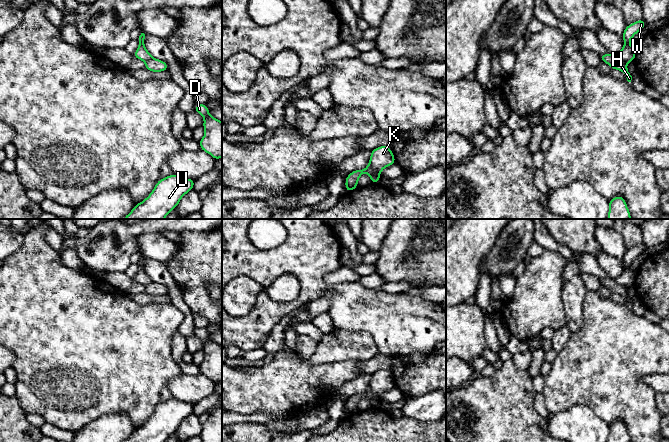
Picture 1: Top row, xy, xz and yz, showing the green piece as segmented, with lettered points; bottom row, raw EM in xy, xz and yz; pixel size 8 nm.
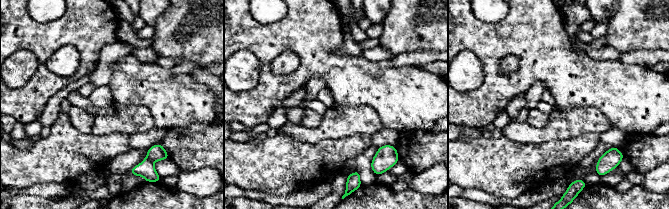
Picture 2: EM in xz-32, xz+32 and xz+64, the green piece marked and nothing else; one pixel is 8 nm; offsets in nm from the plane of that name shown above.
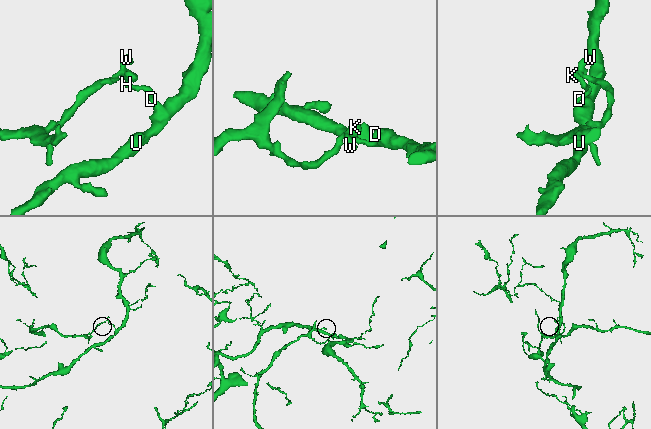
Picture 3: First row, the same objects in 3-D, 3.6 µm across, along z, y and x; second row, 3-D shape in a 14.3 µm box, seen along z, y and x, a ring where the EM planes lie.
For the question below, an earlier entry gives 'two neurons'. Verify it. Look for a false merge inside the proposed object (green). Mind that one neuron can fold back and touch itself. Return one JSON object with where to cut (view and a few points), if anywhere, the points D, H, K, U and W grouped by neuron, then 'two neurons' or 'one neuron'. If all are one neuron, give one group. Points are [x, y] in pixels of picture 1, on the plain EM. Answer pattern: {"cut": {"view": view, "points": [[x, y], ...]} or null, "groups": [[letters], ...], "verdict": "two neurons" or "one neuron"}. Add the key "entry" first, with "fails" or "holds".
{"entry": "holds", "cut": {"view": "xz", "points": [[369, 386], [379, 399]]}, "groups": [["D", "H", "K", "U"], ["W"]], "verdict": "two neurons"}

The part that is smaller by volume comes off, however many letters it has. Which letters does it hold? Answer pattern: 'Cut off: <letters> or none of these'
Cut off: W

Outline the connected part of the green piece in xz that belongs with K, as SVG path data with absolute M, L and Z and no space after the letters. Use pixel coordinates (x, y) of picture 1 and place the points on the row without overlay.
M379 370L372 374L369 387L373 394L380 399L384 392L395 388L396 385L389 370Z

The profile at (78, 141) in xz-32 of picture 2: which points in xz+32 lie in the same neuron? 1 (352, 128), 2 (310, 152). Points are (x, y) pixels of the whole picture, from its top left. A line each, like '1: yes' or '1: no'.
1: no
2: yes

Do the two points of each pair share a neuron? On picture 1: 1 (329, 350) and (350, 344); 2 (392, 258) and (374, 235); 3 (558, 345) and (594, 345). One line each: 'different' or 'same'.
1: same
2: different
3: different

